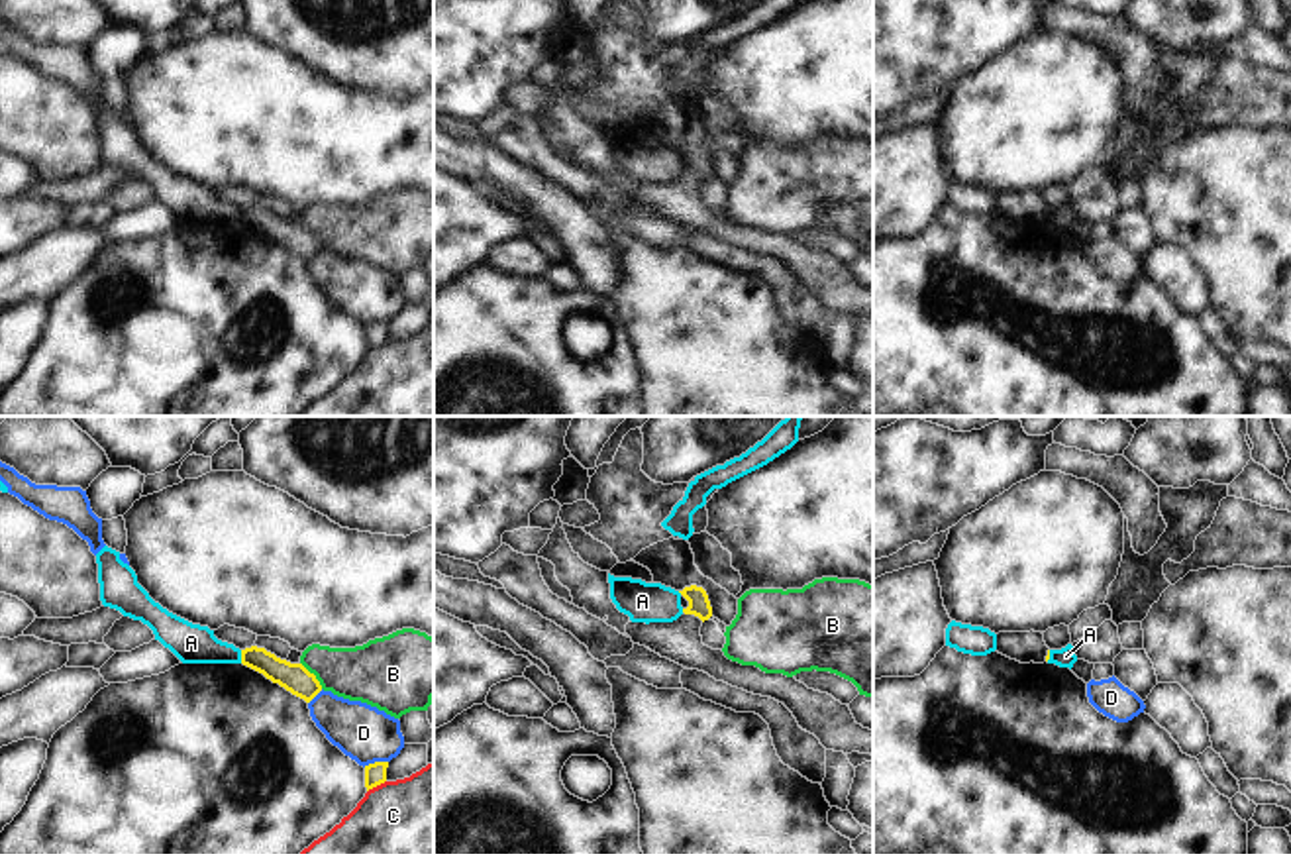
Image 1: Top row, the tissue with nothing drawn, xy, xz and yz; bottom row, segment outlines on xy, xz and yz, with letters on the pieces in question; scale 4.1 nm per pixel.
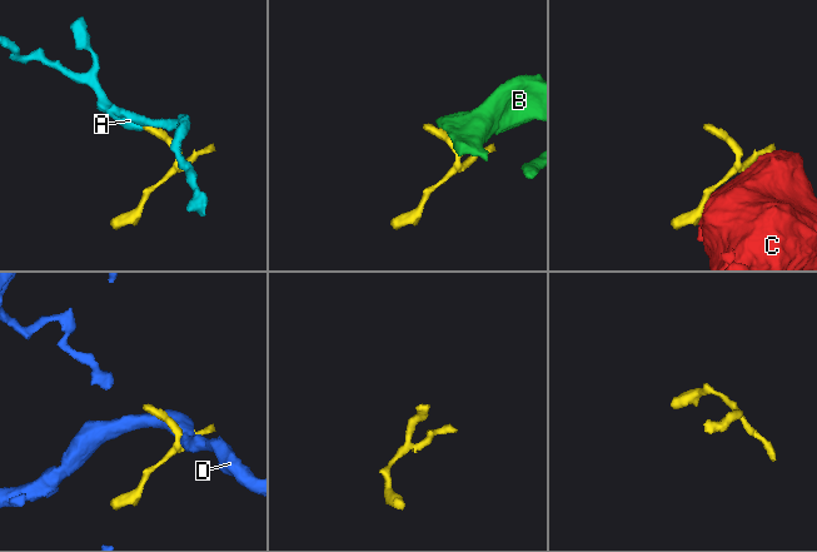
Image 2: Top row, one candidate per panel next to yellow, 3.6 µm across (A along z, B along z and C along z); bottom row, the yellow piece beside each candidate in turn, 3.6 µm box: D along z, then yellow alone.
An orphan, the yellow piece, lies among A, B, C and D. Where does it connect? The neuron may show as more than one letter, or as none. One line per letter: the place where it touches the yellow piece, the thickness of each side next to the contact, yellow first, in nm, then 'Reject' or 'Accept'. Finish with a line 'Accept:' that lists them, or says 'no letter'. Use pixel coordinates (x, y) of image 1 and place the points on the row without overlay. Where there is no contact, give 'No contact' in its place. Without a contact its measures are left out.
A: Touches yellow at xy (242, 216). Thickness 120 nm (yellow) against 160 nm. Reject
B: Touches yellow at xy (314, 236). Thickness 120 nm (yellow) against 260 nm. Reject
C: Touches yellow at xy (375, 346). Thickness 90 nm (yellow) against 480 nm. Reject
D: Touches yellow at xy (375, 322). Thickness 90 nm (yellow) against 240 nm. Reject
Accept: no letter

